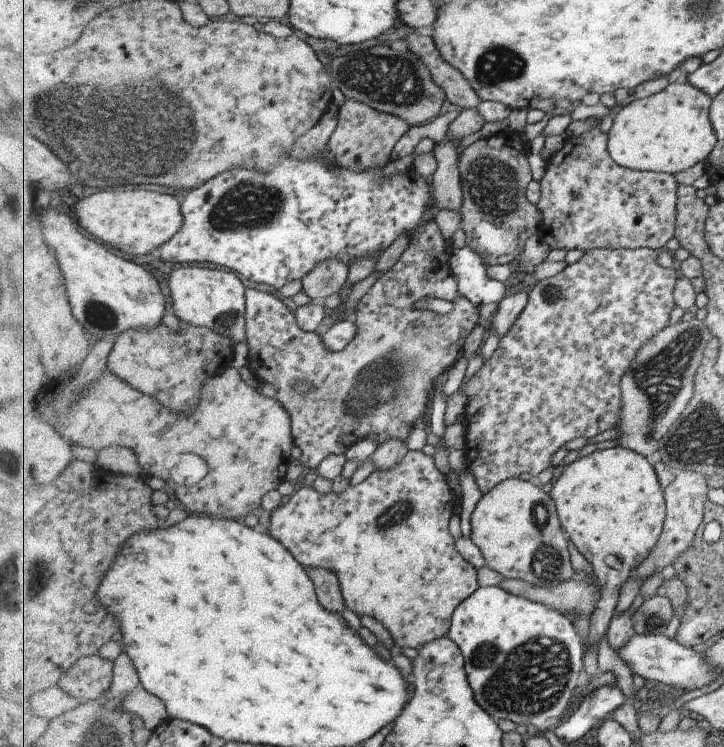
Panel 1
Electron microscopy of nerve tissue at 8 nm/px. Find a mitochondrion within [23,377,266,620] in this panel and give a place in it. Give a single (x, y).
(40, 573)

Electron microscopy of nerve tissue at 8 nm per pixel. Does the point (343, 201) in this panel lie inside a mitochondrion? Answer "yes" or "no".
no

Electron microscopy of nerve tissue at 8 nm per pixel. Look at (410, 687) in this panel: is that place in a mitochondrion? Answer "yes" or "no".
no

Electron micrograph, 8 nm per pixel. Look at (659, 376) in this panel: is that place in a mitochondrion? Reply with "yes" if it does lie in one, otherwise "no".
yes

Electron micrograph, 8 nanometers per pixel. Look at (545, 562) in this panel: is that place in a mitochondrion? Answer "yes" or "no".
yes

